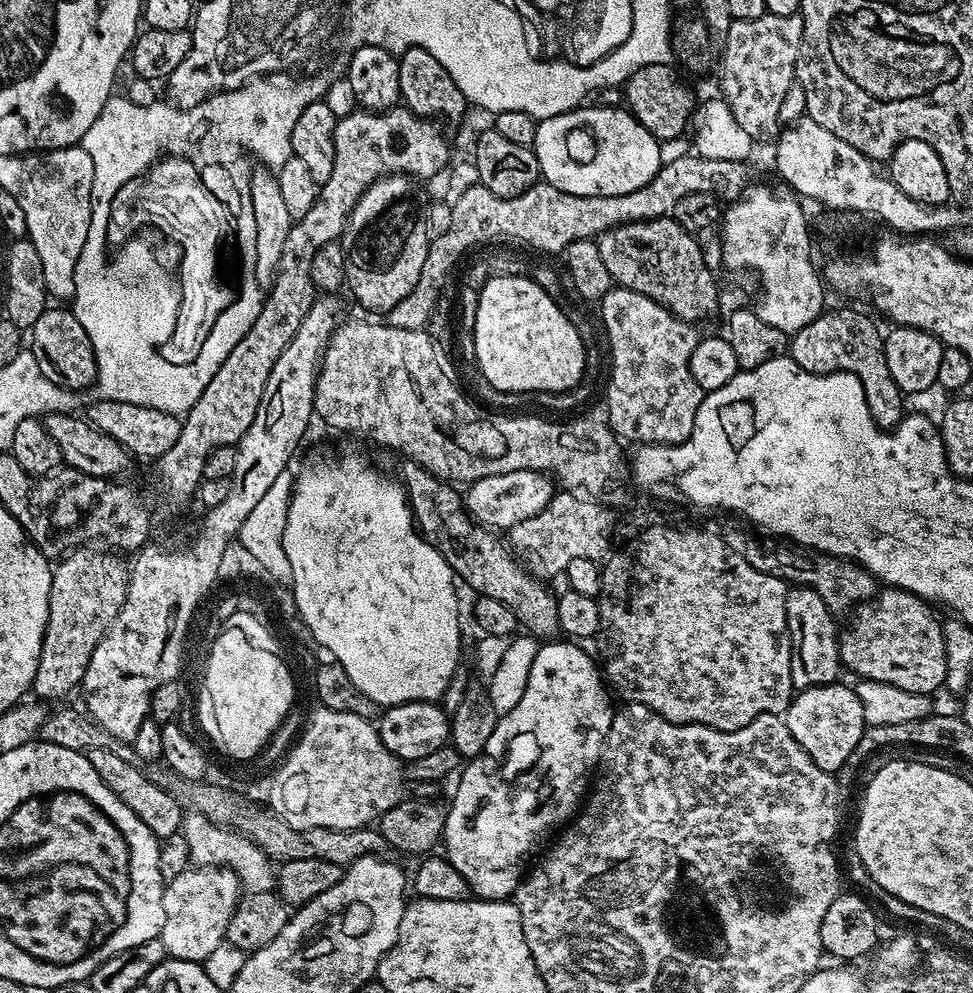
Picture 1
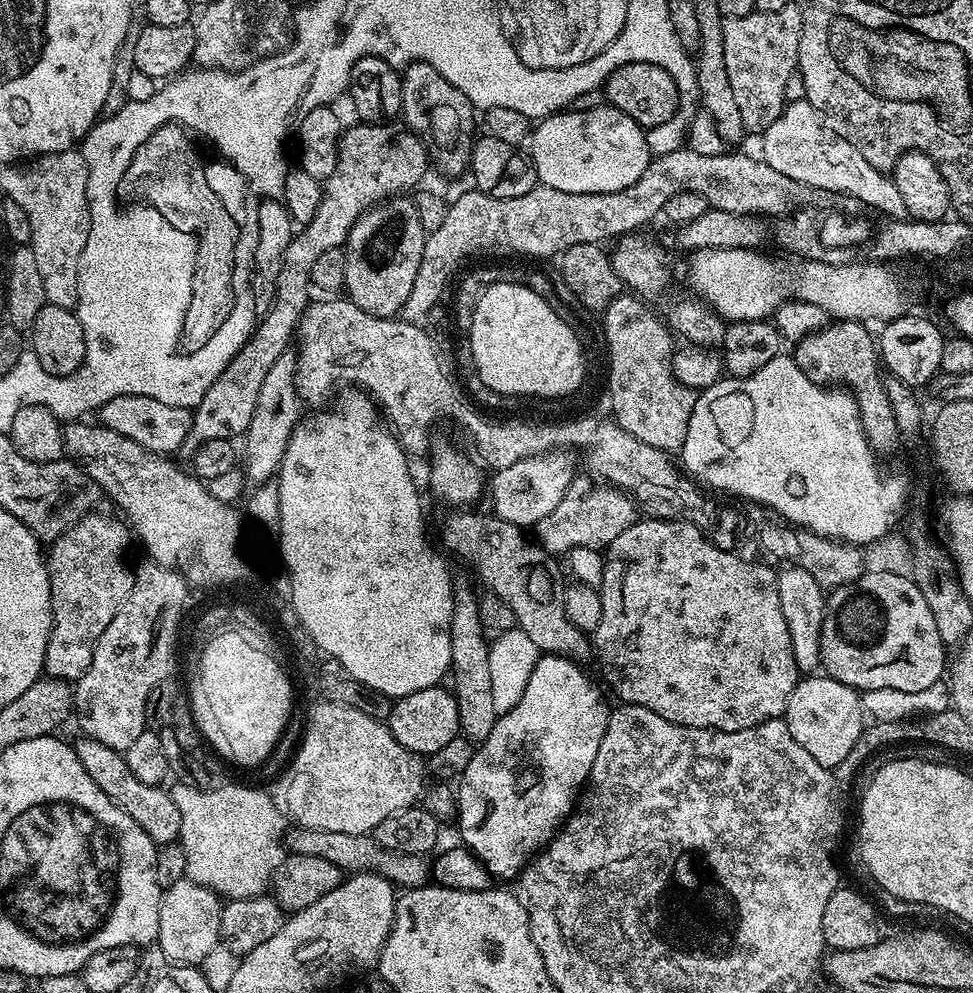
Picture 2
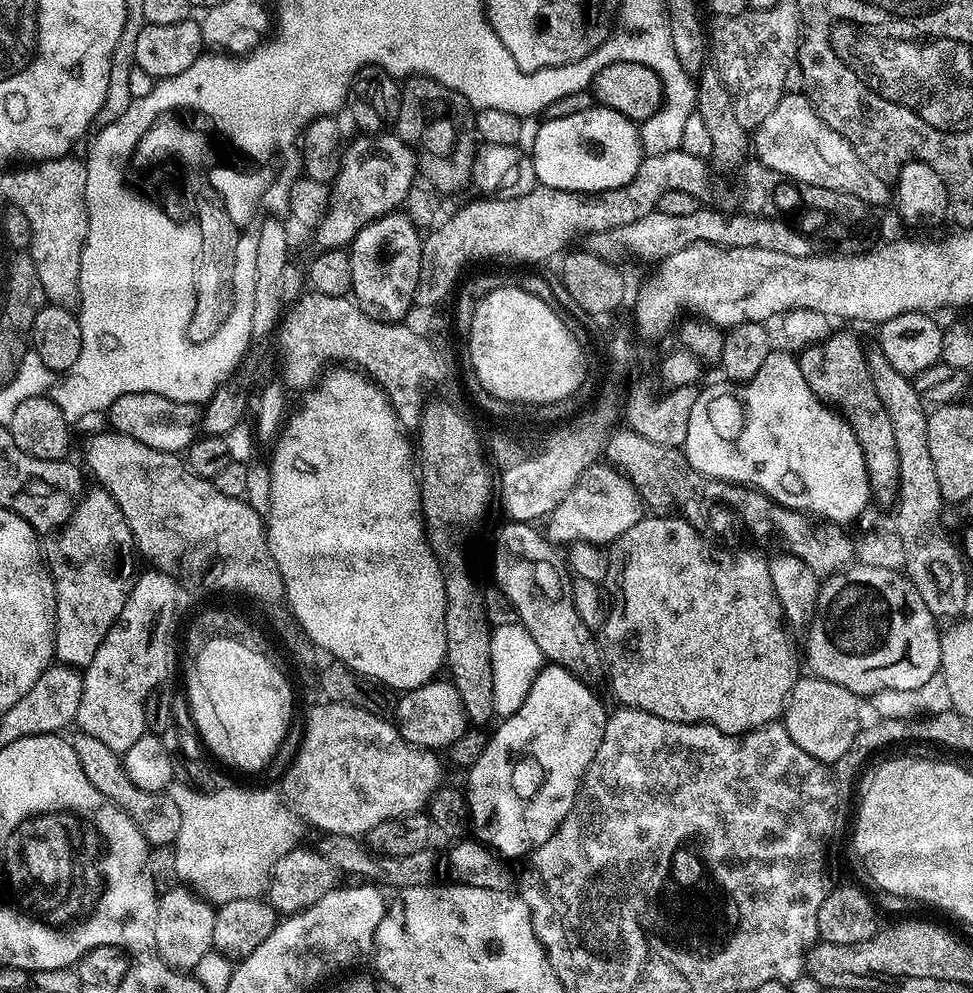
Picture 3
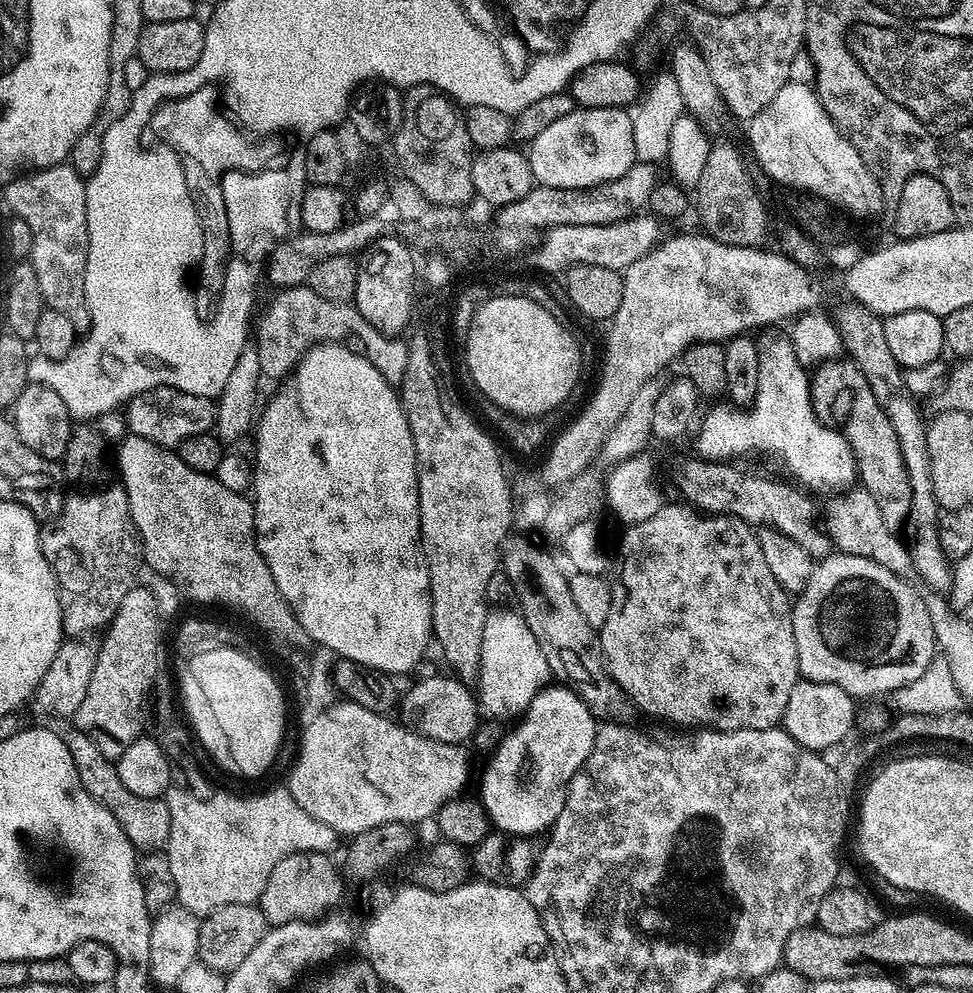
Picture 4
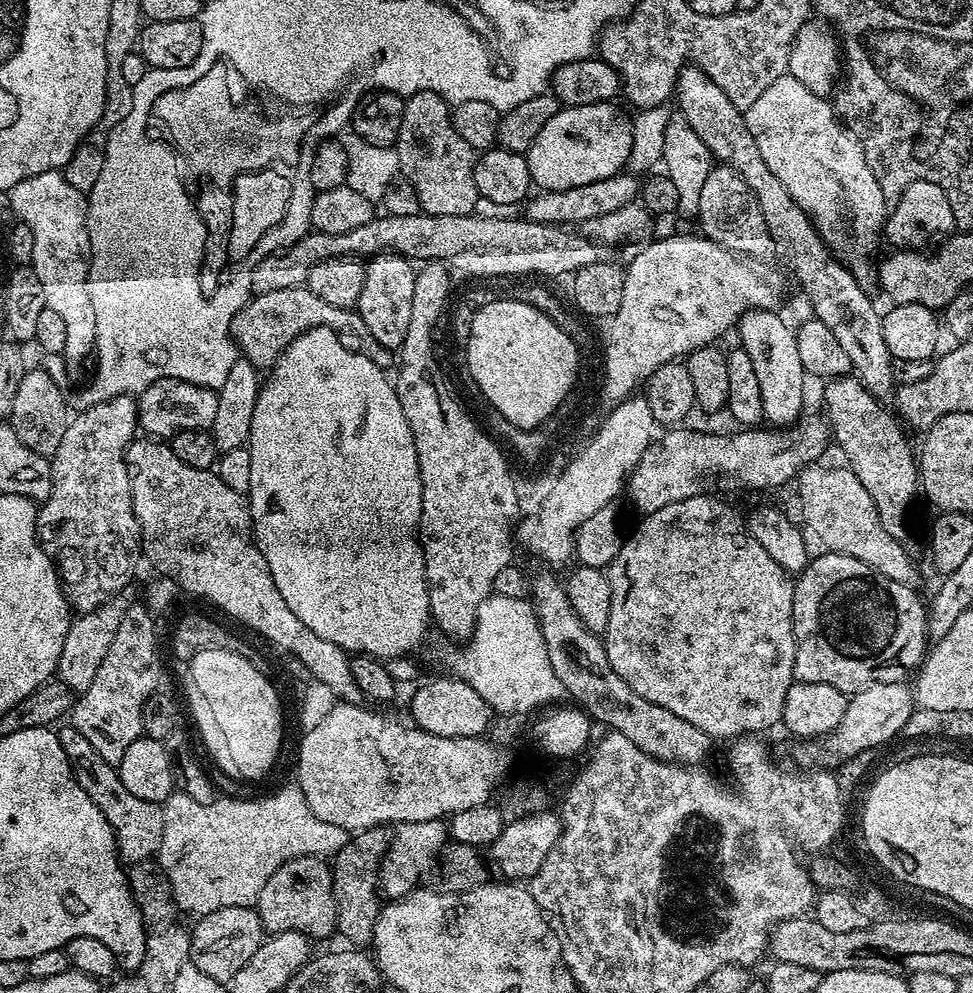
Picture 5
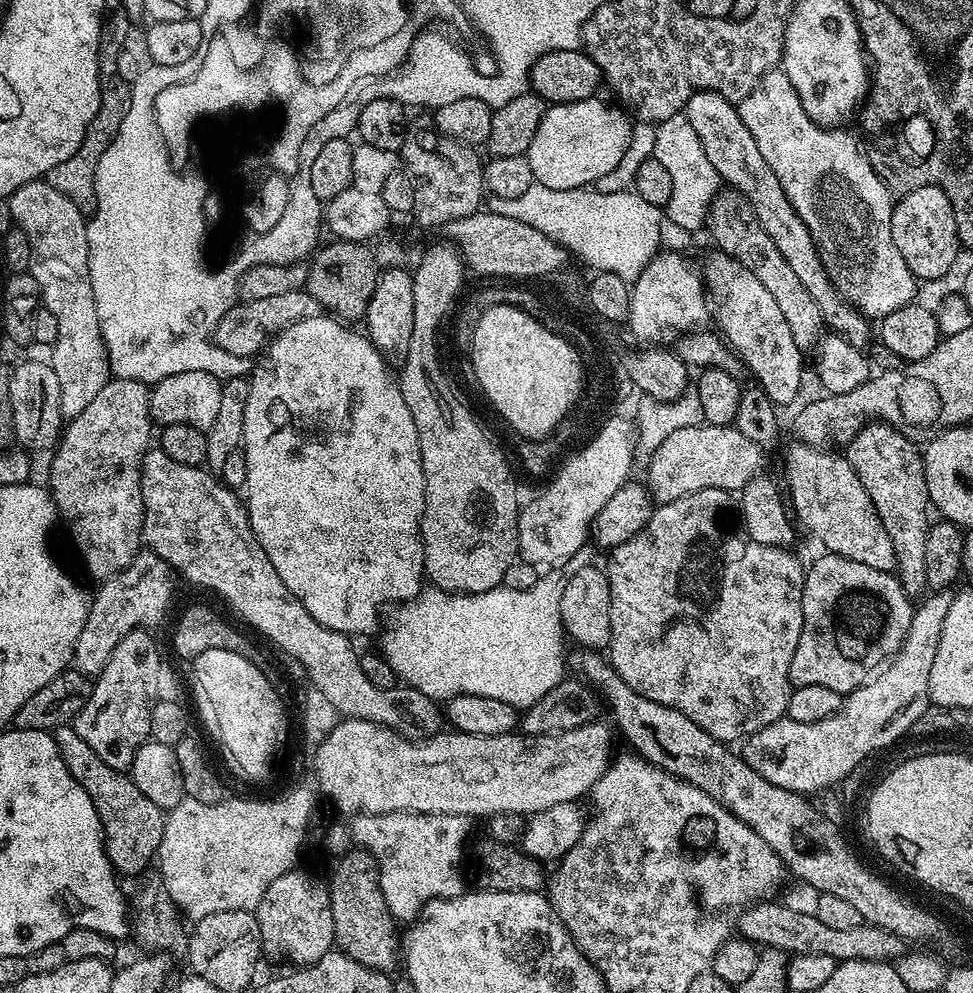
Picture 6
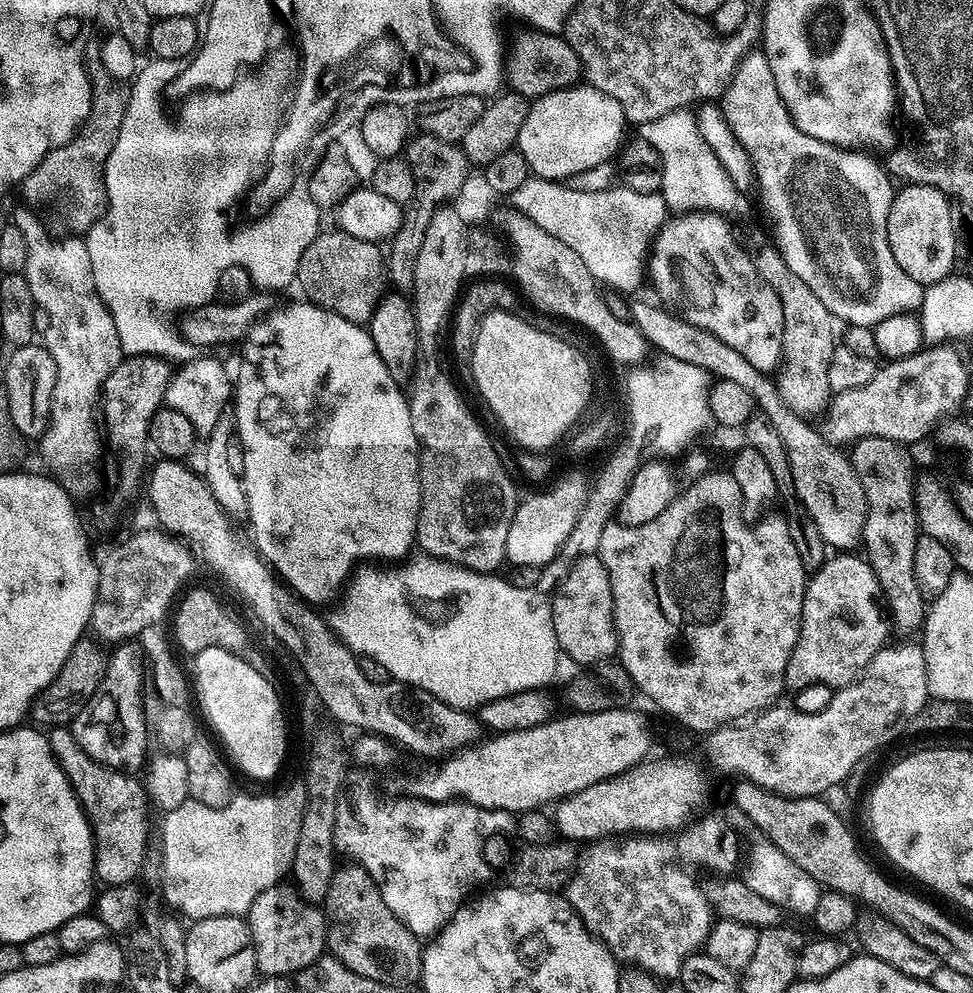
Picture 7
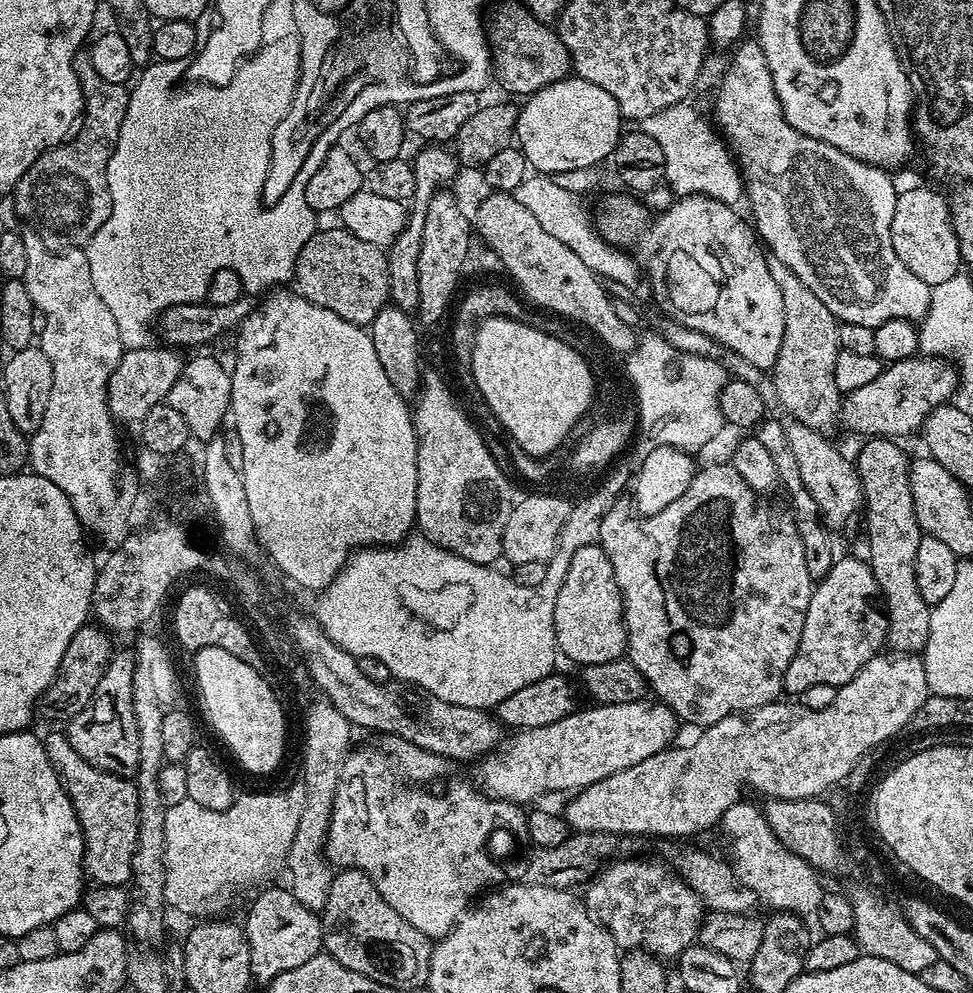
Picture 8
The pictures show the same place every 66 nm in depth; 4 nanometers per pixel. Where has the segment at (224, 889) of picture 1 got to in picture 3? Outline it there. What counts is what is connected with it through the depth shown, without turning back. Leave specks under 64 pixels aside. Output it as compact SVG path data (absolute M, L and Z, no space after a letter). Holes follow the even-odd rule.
M177 886L169 892L161 891L156 905L156 917L154 918L154 934L151 936L157 944L157 953L169 967L177 970L192 970L198 960L213 951L212 939L214 938L214 918L216 908L211 903L203 899L196 892L186 886Z

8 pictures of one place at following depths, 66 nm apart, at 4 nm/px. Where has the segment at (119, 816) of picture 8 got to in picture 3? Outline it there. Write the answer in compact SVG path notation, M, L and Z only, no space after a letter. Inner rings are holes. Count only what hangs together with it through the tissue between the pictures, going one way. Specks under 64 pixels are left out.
M79 730L73 731L73 733L73 736L70 736L72 749L74 754L78 754L78 762L82 766L82 771L86 773L86 778L90 778L94 790L98 790L98 794L102 794L107 800L111 800L114 806L121 808L132 819L134 826L138 826L138 830L148 839L149 845L172 846L178 838L179 816L178 809L174 806L174 801L168 796L167 791L151 792L150 790L139 789L126 774L121 753L110 750L110 746L105 746L101 740L93 738L90 734Z

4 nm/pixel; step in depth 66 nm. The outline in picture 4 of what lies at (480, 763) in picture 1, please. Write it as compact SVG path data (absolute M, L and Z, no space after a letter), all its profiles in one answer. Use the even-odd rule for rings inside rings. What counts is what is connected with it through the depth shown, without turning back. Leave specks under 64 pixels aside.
M545 686L524 711L523 719L516 729L505 731L502 742L495 752L487 757L488 765L480 776L478 799L488 816L491 827L497 832L505 832L508 838L536 838L539 832L547 833L552 824L562 814L566 794L574 774L590 758L596 745L598 721L582 702L579 694L567 686Z

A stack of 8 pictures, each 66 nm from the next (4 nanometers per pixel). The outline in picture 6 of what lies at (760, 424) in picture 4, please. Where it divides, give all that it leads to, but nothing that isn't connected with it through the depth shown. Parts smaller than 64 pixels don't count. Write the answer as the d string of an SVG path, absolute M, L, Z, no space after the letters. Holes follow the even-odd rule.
M712 250L705 258L702 283L710 293L714 320L716 316L723 339L738 353L743 367L752 371L756 379L753 381L776 405L790 403L800 388L802 354L790 334L790 326L786 326L786 318L778 302L774 302L766 286L762 286L762 282L758 282L758 278L754 278L746 266L719 250Z

